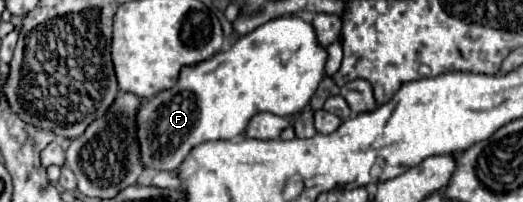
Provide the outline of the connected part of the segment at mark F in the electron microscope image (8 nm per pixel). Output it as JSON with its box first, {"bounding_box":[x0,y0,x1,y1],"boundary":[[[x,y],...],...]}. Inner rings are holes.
{"bounding_box":[138,16,328,172],"boundary":[[[280,16],[254,32],[238,38],[228,50],[214,54],[210,60],[182,70],[178,84],[170,90],[160,92],[152,100],[146,100],[138,112],[138,140],[142,150],[142,162],[150,170],[174,172],[186,158],[186,154],[202,142],[210,140],[232,140],[244,134],[246,124],[258,112],[272,112],[278,116],[290,116],[300,112],[316,92],[320,80],[324,78],[328,52],[318,42],[314,26],[304,22],[300,16]]]}

